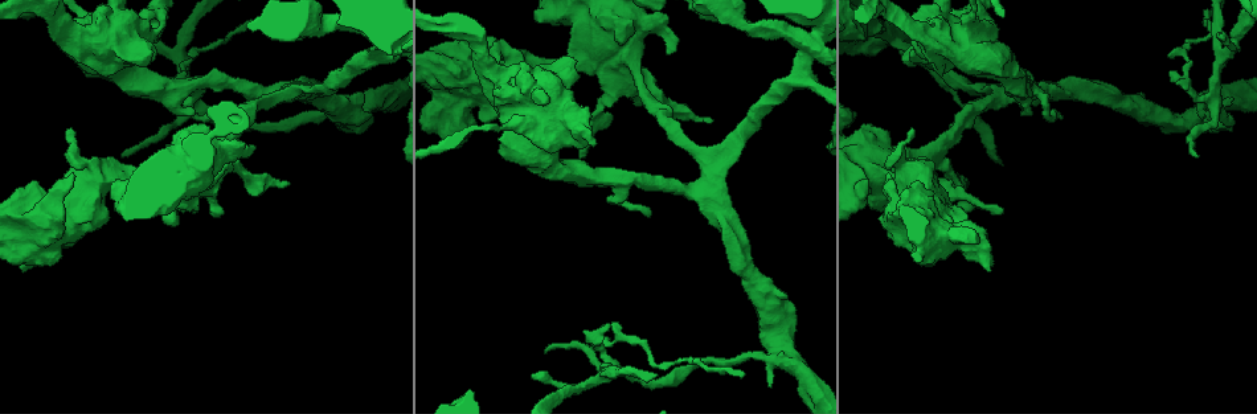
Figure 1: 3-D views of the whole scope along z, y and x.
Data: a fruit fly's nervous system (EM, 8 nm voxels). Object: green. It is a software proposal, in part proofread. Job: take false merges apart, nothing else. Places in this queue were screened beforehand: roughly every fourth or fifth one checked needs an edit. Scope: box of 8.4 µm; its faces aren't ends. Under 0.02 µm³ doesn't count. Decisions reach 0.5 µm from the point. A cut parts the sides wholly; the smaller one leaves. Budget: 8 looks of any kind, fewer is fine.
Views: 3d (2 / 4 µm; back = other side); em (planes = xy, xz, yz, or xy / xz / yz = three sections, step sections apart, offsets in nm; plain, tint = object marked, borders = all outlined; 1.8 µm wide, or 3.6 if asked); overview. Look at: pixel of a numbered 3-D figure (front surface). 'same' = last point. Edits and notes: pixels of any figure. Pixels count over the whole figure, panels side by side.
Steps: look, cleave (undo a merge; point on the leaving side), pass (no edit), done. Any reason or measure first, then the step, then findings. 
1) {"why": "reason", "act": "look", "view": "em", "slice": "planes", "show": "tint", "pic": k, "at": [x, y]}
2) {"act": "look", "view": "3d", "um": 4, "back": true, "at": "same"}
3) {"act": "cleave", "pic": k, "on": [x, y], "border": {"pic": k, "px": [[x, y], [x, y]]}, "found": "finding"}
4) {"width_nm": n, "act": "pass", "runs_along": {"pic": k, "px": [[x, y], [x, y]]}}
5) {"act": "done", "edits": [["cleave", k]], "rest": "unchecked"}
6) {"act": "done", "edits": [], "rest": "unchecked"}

{"why": "looks like a crossing", "act": "look", "view": "3d", "um": 4, "pic": 1, "at": [890, 37]}

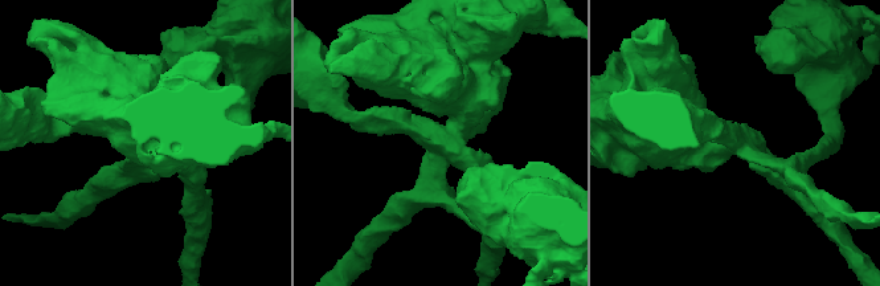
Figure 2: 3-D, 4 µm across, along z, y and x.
{"arms": 4, "why": "shape alone is not enough", "act": "look", "view": "em", "slice": "xy", "step": 8, "show": "plain", "pic": 2, "at": [452, 141]}

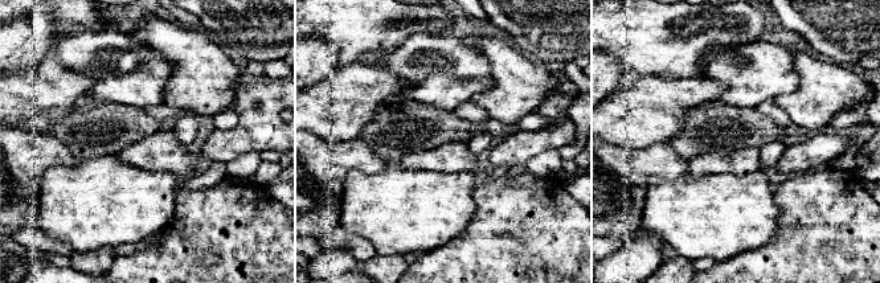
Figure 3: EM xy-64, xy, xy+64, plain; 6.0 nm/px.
{"act": "look", "view": "em", "slice": "xy", "step": 8, "show": "tint", "at": "same"}

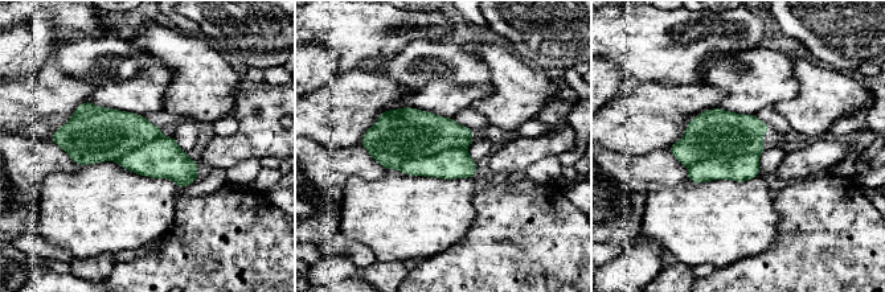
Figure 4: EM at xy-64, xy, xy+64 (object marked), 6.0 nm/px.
{"act": "cleave", "pic": 4, "on": [400, 135], "found": "a second cell is stuck on"}

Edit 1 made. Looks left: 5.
{"why": "small branch off a trunk", "act": "look", "view": "3d", "um": 4, "pic": 1, "at": [965, 40]}

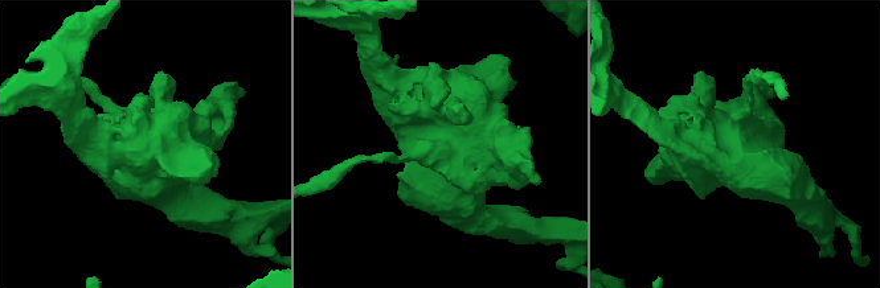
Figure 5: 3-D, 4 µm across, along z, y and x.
{"act": "look", "view": "em", "um": 3.6, "slice": "planes", "show": "tint", "pic": 5, "at": [440, 148]}

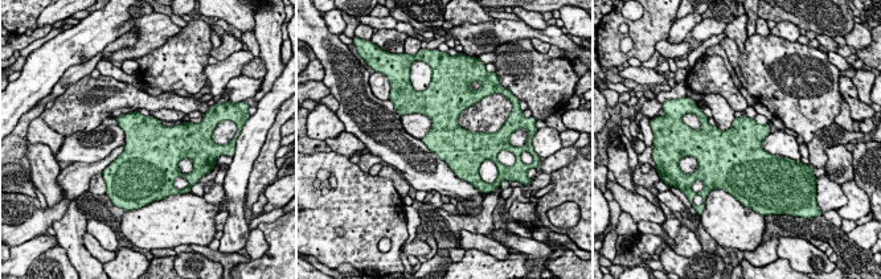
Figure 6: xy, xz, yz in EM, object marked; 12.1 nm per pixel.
{"width_nm": 480, "act": "pass", "found": "all the same cell"}

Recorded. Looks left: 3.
{"why": "calibre changes", "act": "look", "view": "3d", "um": 4, "pic": 1, "at": [32, 207]}

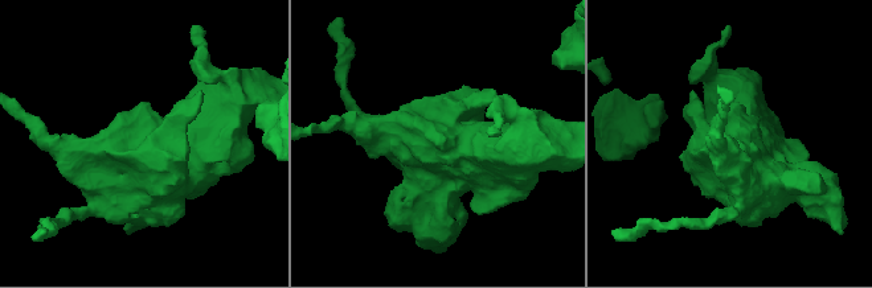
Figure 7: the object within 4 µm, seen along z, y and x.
{"act": "look", "view": "em", "um": 3.6, "slice": "xz", "step": 4, "show": "tint", "pic": 7, "at": [140, 137]}

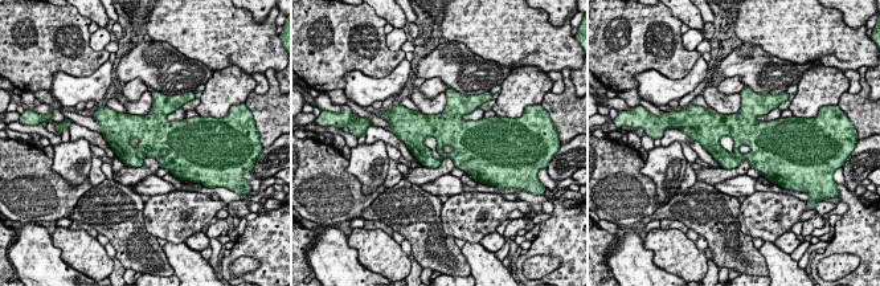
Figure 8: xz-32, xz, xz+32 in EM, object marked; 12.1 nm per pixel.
{"why": "cut it another way", "act": "look", "view": "em", "um": 3.6, "slice": "planes", "show": "borders", "at": "same"}

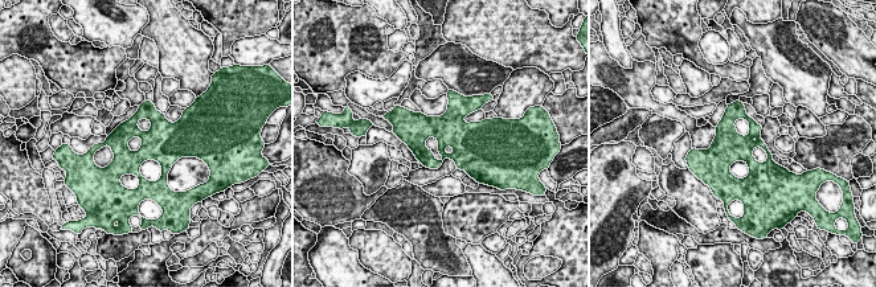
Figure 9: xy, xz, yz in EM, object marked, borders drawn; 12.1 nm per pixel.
{"act": "pass", "found": "all the same cell"}

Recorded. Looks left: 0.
{"act": "done", "edits": [["cleave", 4]], "rest": "unchecked"}

